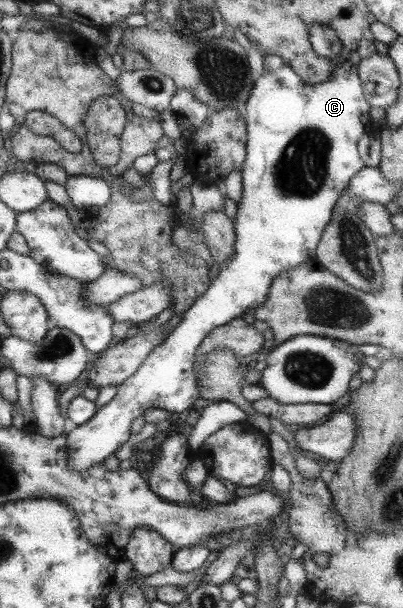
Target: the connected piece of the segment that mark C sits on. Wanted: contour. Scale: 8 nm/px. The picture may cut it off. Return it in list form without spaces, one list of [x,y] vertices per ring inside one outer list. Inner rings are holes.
[[[265,54],[263,72],[255,76],[245,101],[245,160],[242,167],[242,199],[237,204],[234,217],[234,250],[230,260],[219,267],[219,272],[208,285],[206,292],[183,312],[182,320],[167,334],[167,338],[150,352],[140,368],[117,385],[114,397],[95,411],[86,423],[74,426],[65,435],[67,466],[72,471],[84,471],[108,459],[128,441],[131,421],[150,408],[180,413],[189,409],[199,397],[192,365],[202,338],[216,326],[229,323],[243,313],[252,311],[266,301],[267,289],[276,276],[314,260],[315,250],[324,227],[330,222],[332,210],[349,179],[364,167],[356,152],[358,139],[368,131],[370,116],[357,66],[343,61],[333,71],[331,78],[310,85],[294,73],[288,64],[276,55]]]

